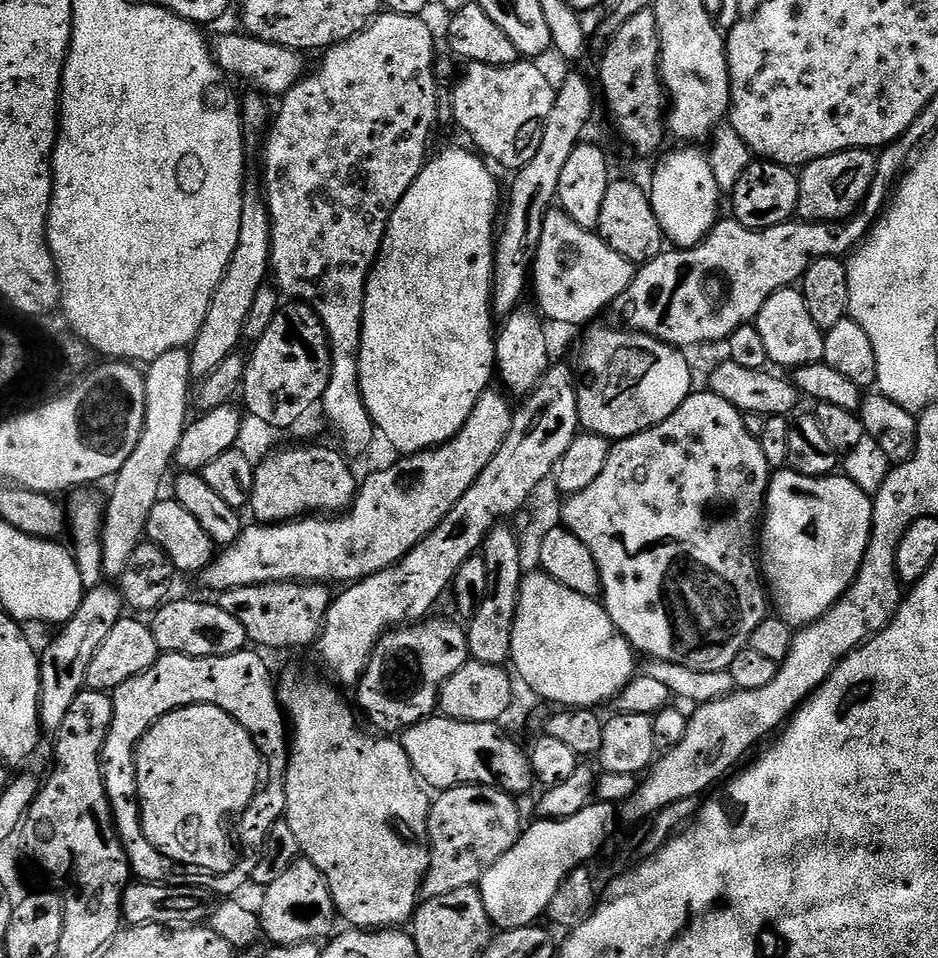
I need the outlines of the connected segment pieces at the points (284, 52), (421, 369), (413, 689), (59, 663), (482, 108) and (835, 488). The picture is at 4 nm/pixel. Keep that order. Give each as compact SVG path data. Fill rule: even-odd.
M243 31L228 32L220 36L210 44L212 57L216 59L216 65L229 77L237 76L245 80L255 91L265 97L283 98L306 75L304 68L305 57L294 48L278 46L274 42L262 42L258 38L245 34Z
M444 148L437 156L435 153L425 163L424 169L418 174L418 178L414 178L410 190L406 190L402 202L398 202L398 206L388 223L388 232L384 235L380 253L376 255L376 267L368 275L368 285L364 295L360 361L358 362L360 389L364 395L366 410L372 416L375 431L386 435L387 440L397 447L400 454L425 452L427 448L437 448L439 444L453 440L458 434L458 430L462 430L466 418L470 418L478 398L494 380L496 332L494 331L494 324L492 328L492 323L494 323L492 275L494 274L494 254L498 239L498 217L502 212L502 188L500 192L500 184L496 181L495 174L487 168L489 165L475 151L472 152L467 152L464 148Z
M425 619L411 626L397 626L374 646L360 683L355 685L355 703L368 715L380 734L400 734L437 711L440 688L467 660L468 633L448 620Z
M103 582L96 589L84 592L80 597L80 605L75 616L59 629L60 632L48 645L45 646L44 652L39 653L40 658L40 726L45 733L54 734L62 726L62 718L66 718L66 714L70 710L70 705L74 703L74 698L78 698L78 694L83 692L86 685L86 670L90 670L90 658L94 658L94 650L98 650L98 646L102 646L110 634L110 630L114 630L114 626L118 626L118 622L122 619L126 612L126 605L123 596L120 594L119 587L109 585L111 583Z
M517 62L499 68L469 63L465 67L468 69L465 70L464 77L457 82L456 89L452 92L452 116L456 119L457 126L477 144L475 147L489 161L497 160L502 167L509 168L509 170L526 166L526 162L534 158L534 153L537 152L538 145L542 142L542 130L546 126L550 106L554 106L556 88L548 81L547 74L536 64L539 63Z
M776 470L771 473L768 481L766 507L762 517L762 539L758 544L758 560L762 565L762 580L766 585L771 607L774 609L775 615L786 621L792 629L799 630L808 624L813 624L818 618L822 618L822 614L829 612L839 602L840 596L846 594L846 590L854 582L872 537L872 501L873 497L869 493L862 491L858 486L854 486L854 482L850 482L848 477L843 474L803 476L791 470Z

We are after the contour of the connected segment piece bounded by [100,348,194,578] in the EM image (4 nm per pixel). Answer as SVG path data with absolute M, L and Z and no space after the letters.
M175 348L172 352L158 354L144 372L146 382L146 422L142 426L142 438L138 438L138 446L134 446L134 454L126 458L126 466L118 470L112 484L112 497L107 498L104 509L103 528L100 534L102 546L102 566L105 577L119 578L126 570L126 562L130 562L130 554L145 539L144 523L154 510L154 506L162 499L160 487L164 484L164 475L168 467L173 467L178 450L178 442L182 442L184 429L190 423L190 393L194 388L190 358L183 348Z

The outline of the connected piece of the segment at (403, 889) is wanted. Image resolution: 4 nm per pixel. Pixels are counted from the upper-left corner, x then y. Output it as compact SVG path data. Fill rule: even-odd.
M288 676L284 681L279 681L278 695L281 705L286 713L287 723L290 725L290 751L288 753L288 769L284 779L286 790L286 806L282 813L283 819L287 820L290 830L294 830L294 838L298 838L298 846L303 859L314 862L318 870L328 883L328 889L332 895L332 904L336 907L339 919L344 920L345 925L356 930L396 930L407 925L415 914L417 905L420 904L420 883L430 862L428 853L428 809L430 807L430 796L426 791L416 771L412 769L410 758L406 758L406 750L401 746L399 739L385 738L380 734L373 734L371 731L363 732L356 725L357 713L353 705L343 700L335 687L330 688L320 680L312 676Z

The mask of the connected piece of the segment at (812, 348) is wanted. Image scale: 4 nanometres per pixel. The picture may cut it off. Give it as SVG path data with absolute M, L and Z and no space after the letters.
M799 287L783 288L770 294L754 323L758 334L762 334L762 343L766 346L766 354L773 365L781 364L787 370L795 370L823 361L824 333L818 326L814 326L814 318L810 318L810 310L806 310L806 298Z

